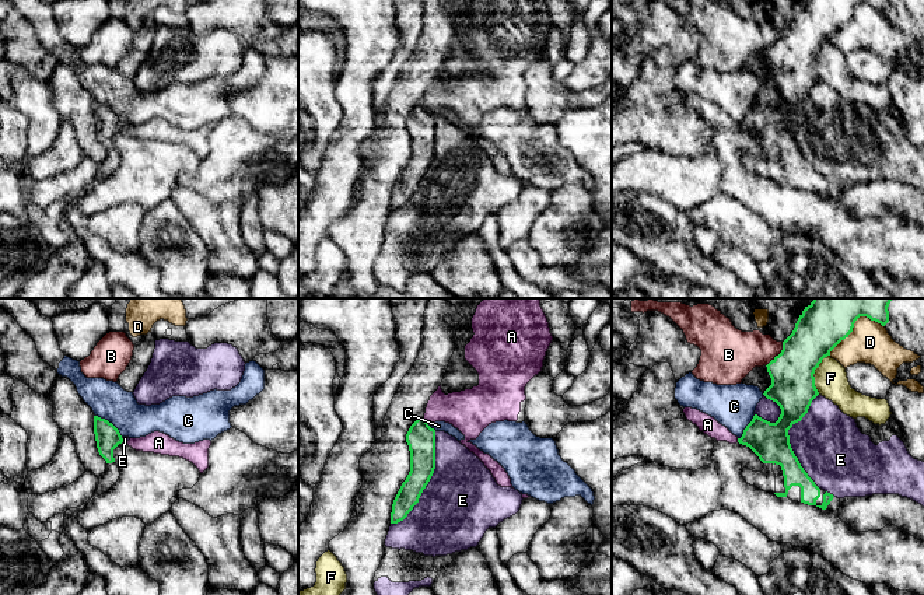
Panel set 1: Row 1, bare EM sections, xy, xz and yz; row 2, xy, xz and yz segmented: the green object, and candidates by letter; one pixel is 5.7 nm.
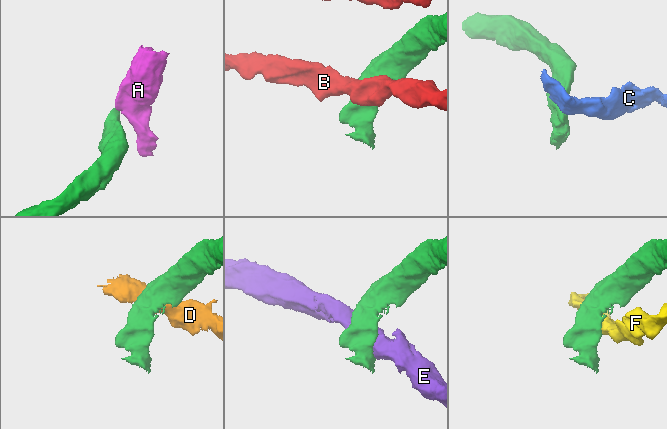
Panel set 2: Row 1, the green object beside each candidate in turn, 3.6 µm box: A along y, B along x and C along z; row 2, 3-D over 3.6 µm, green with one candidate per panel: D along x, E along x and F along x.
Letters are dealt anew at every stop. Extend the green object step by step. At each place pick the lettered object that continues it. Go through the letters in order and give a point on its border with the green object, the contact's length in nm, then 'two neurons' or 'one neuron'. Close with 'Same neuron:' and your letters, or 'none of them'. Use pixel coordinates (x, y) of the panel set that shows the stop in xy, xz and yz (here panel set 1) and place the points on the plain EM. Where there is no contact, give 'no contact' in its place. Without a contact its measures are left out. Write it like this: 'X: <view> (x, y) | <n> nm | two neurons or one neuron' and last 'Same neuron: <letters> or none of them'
A: xz (424, 107) | 40 nm | two neurons
B: yz (779, 41) | 170 nm | two neurons
C: xy (108, 108) | 200 nm | two neurons
D: yz (854, 9) | 360 nm | two neurons
E: xz (429, 167) | 600 nm | two neurons
F: yz (814, 59) | 240 nm | two neurons
Same neuron: none of them

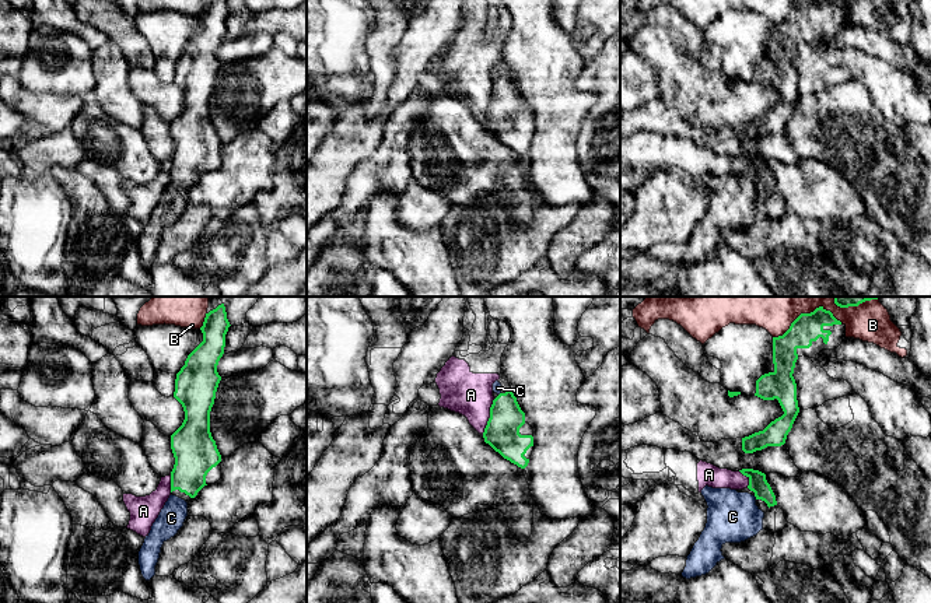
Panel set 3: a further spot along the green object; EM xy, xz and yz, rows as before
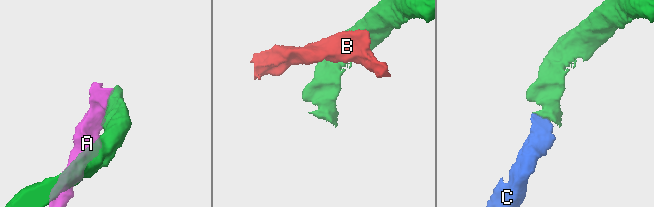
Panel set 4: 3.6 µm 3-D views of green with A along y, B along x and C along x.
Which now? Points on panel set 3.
A: yz (749, 165) | 120 nm | two neurons
B: yz (788, 16) | 220 nm | two neurons
C: yz (755, 182) | 30 nm | one neuron
Same neuron: C

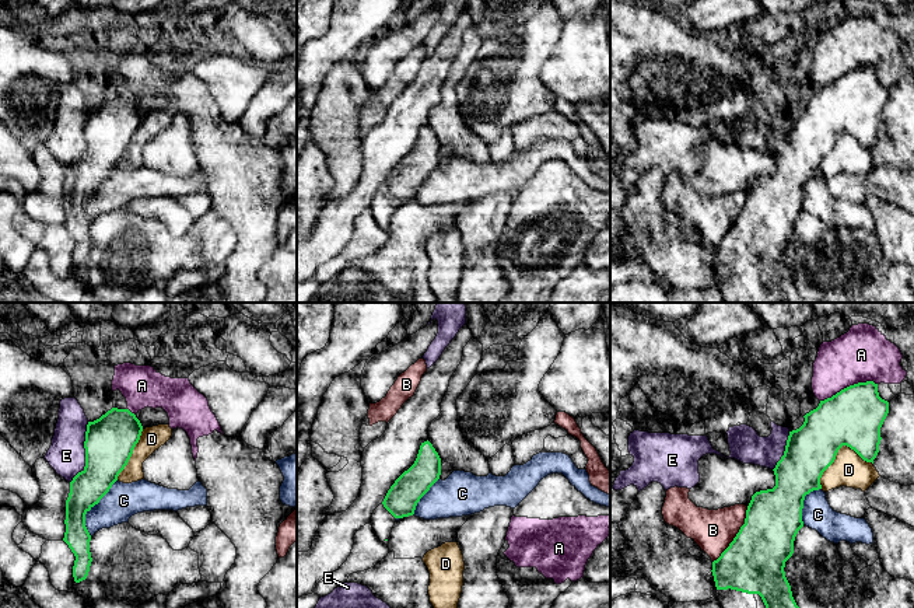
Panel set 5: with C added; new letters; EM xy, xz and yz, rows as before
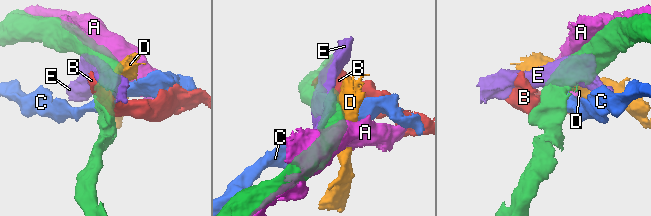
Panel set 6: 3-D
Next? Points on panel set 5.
A: yz (850, 72) | 340 nm | two neurons
B: yz (736, 220) | 380 nm | two neurons
C: xy (93, 192) | 360 nm | two neurons
D: yz (837, 137) | 340 nm | two neurons
E: xy (86, 139) | 360 nm | two neurons
Same neuron: none of them

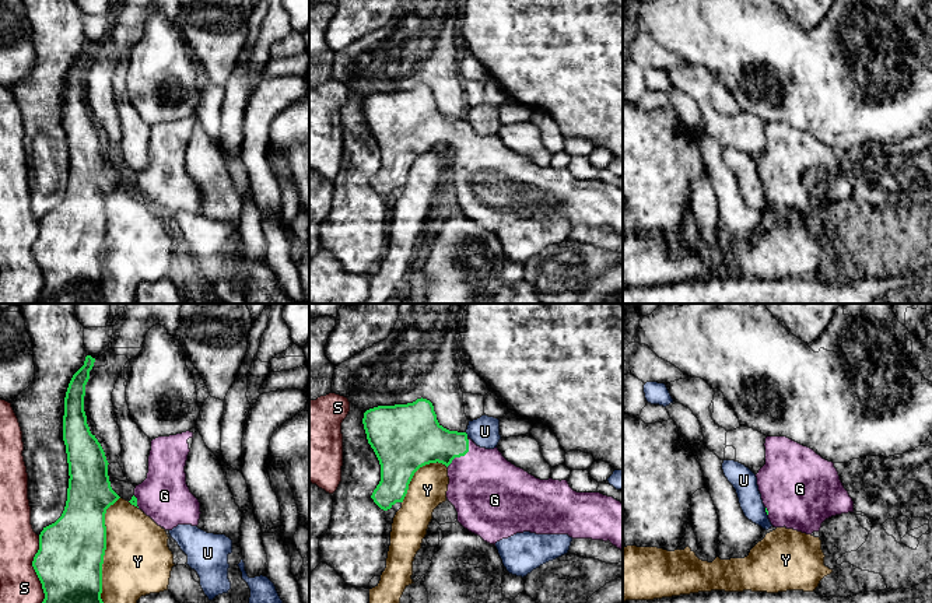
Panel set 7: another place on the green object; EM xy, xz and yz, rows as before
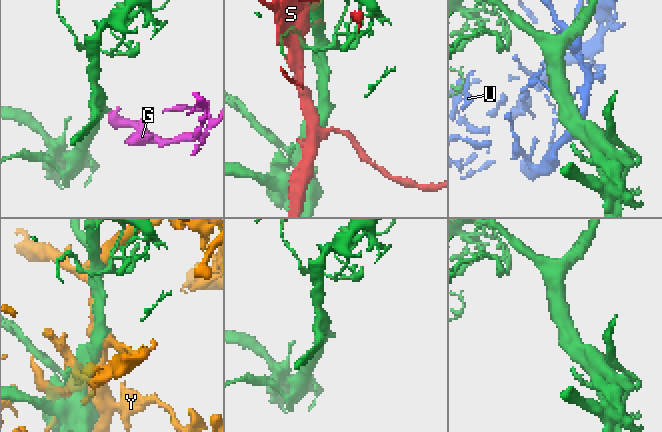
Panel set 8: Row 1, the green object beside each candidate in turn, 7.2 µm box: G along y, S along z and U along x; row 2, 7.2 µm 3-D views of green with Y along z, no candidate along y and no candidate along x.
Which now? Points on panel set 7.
G: xz (463, 142) | 220 nm | one neuron
S: xy (38, 263) | 460 nm | two neurons
U: xz (466, 121) | 30 nm | two neurons
Y: xy (102, 244) | 700 nm | two neurons
Same neuron: G

